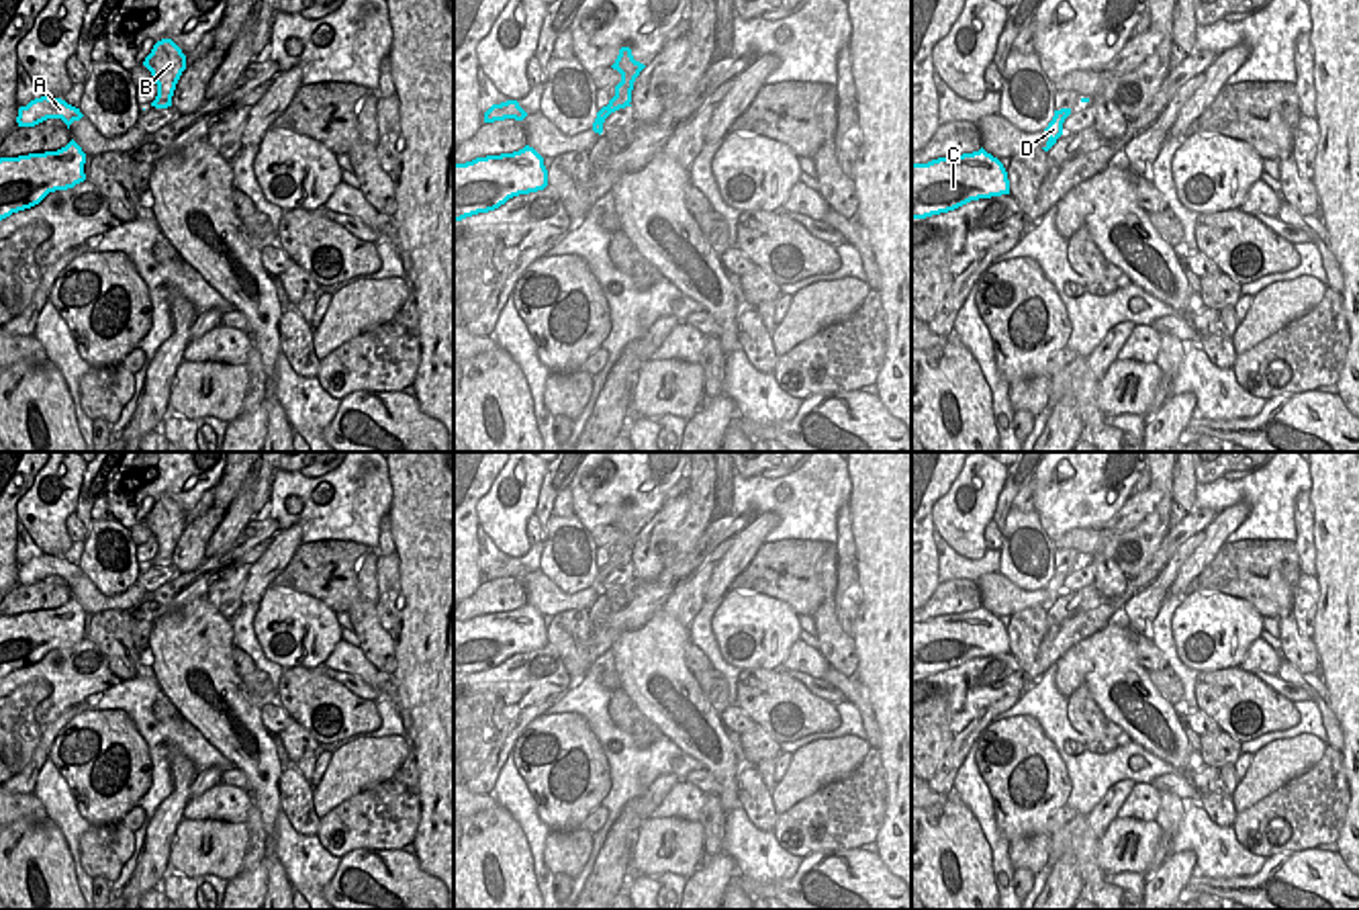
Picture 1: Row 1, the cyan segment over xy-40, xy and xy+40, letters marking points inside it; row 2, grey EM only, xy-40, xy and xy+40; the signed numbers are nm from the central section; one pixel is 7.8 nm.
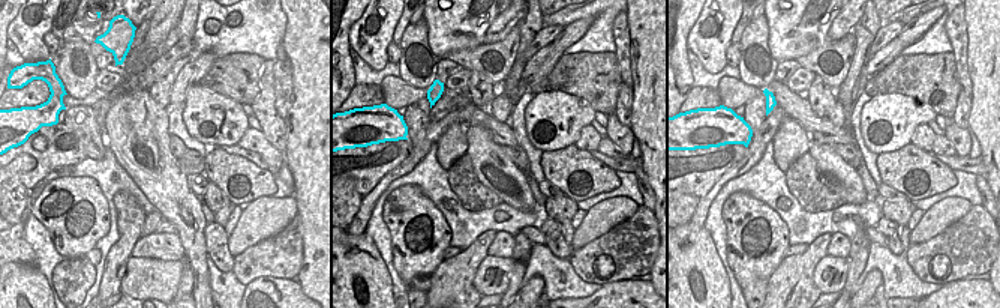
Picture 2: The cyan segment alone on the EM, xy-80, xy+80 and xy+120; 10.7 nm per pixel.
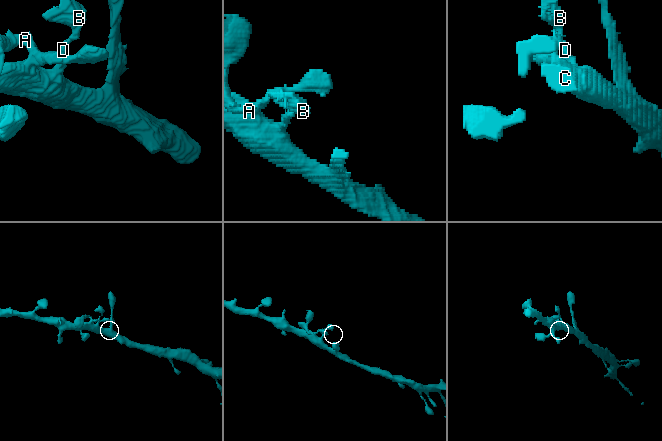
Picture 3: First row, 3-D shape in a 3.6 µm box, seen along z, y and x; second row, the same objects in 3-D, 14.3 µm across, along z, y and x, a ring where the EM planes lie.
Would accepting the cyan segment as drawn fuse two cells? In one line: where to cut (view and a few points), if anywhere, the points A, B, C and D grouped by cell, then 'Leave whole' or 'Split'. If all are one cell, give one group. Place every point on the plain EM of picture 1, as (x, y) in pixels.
No split. Groups: A B C D. Leave whole.

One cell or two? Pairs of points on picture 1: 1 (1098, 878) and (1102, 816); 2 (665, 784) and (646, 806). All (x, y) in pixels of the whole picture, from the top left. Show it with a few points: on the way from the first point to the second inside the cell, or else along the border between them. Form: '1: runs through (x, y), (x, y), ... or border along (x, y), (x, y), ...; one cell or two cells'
1: runs through (1088, 863), (1088, 831); one cell
2: runs through (659, 790), (650, 800); one cell

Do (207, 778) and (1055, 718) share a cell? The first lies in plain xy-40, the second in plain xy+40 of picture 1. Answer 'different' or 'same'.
different

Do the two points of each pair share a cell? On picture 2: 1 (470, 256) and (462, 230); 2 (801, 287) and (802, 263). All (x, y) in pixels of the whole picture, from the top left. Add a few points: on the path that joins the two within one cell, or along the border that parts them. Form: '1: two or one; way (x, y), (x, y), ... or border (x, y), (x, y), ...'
1: two; border (497, 232), (486, 230), (480, 233), (464, 250)
2: one; way (801, 281), (801, 269)

